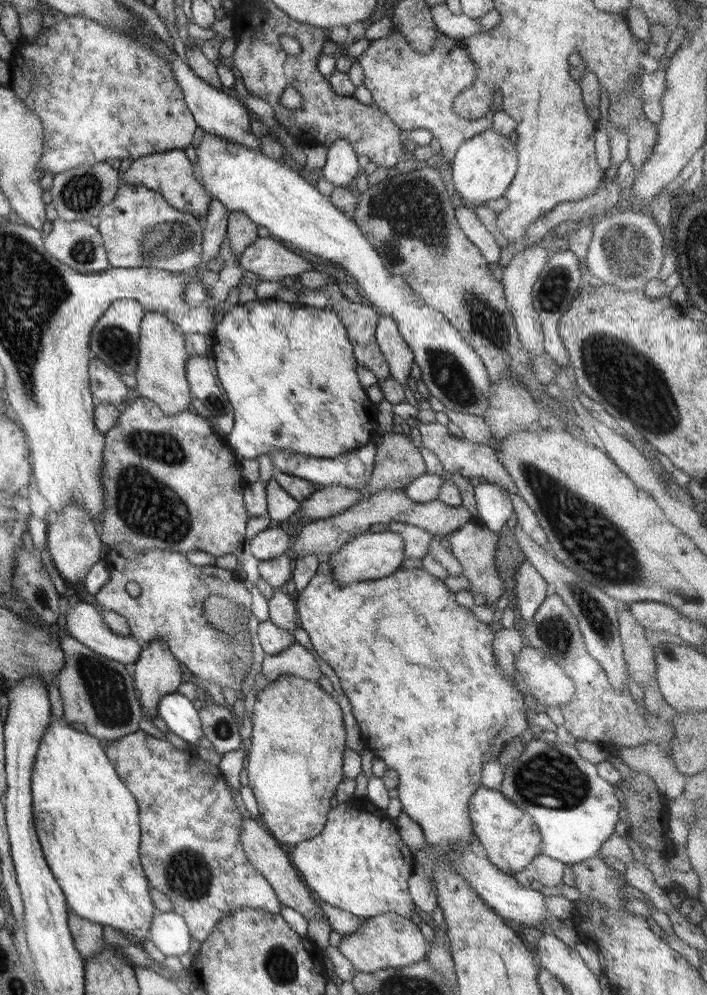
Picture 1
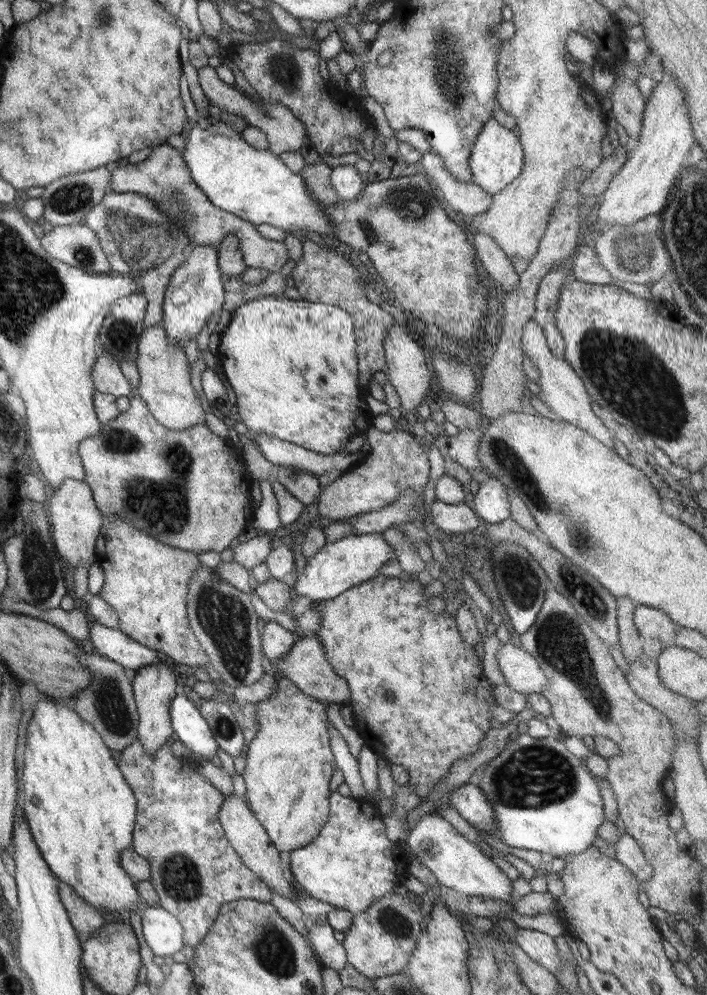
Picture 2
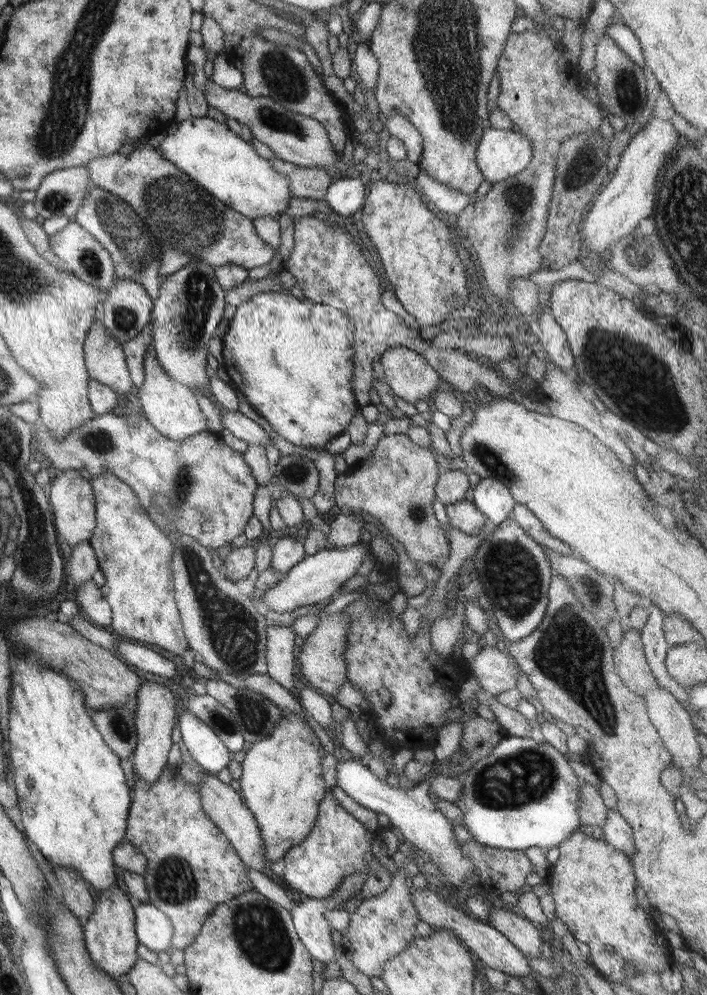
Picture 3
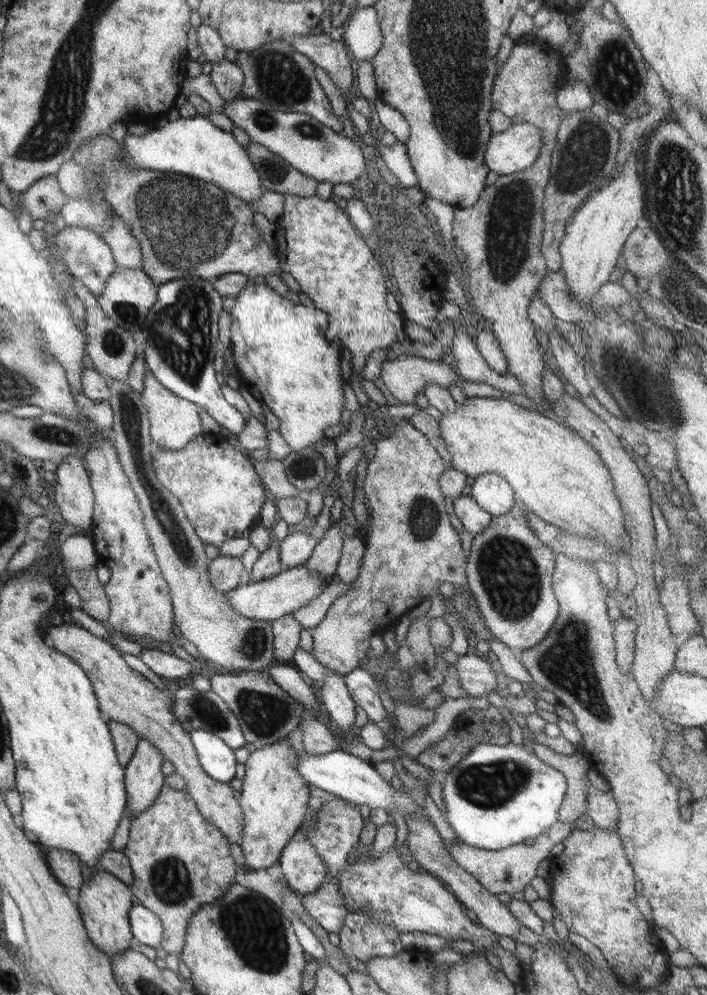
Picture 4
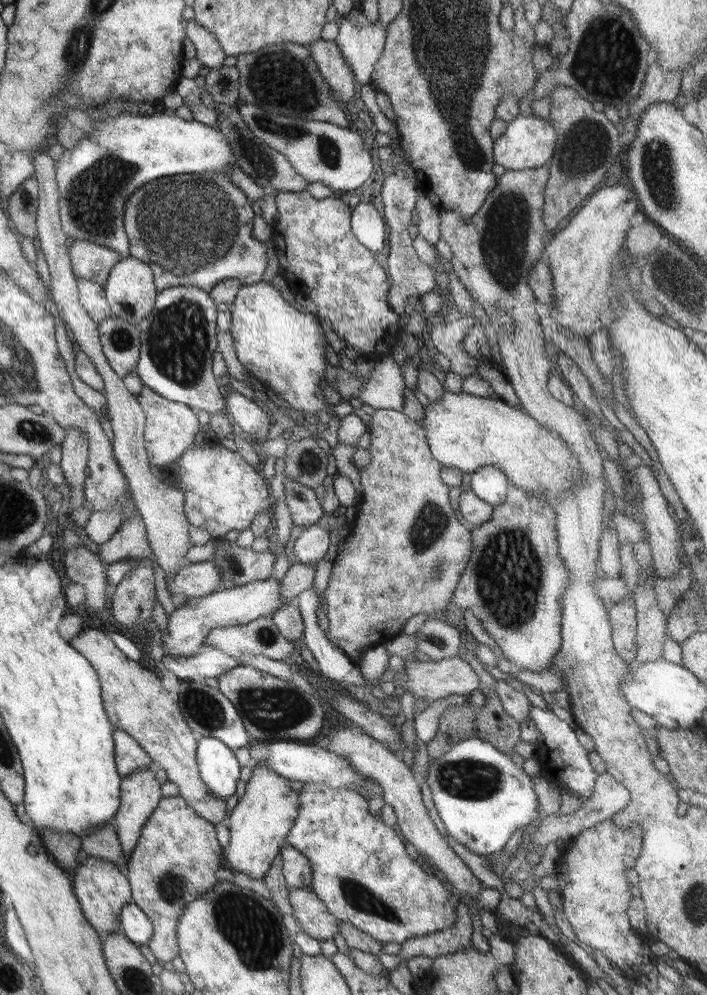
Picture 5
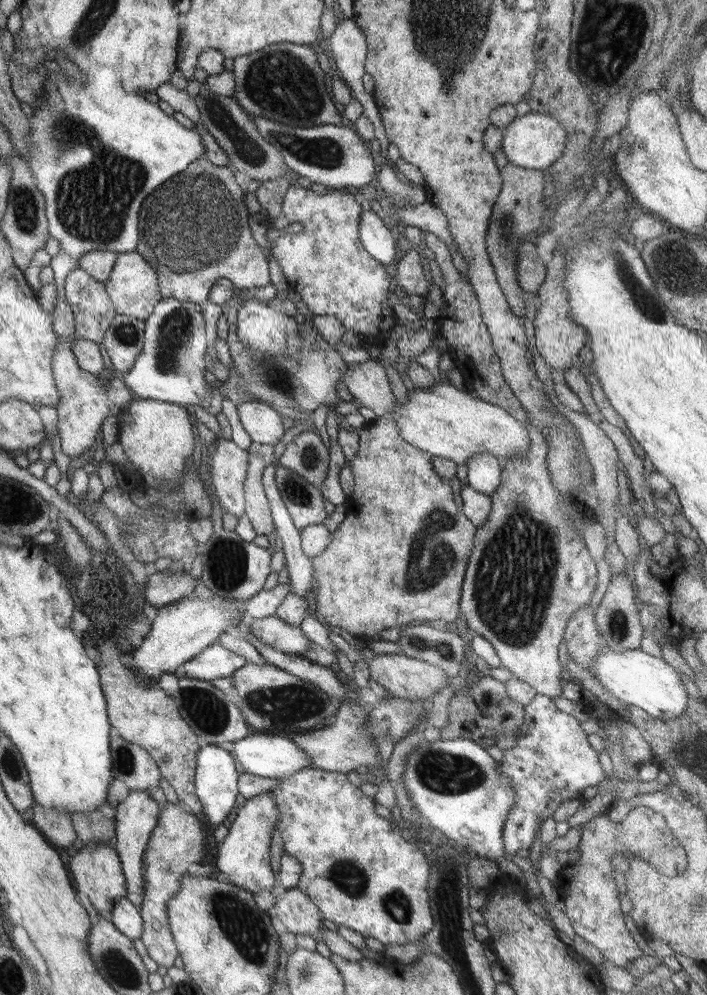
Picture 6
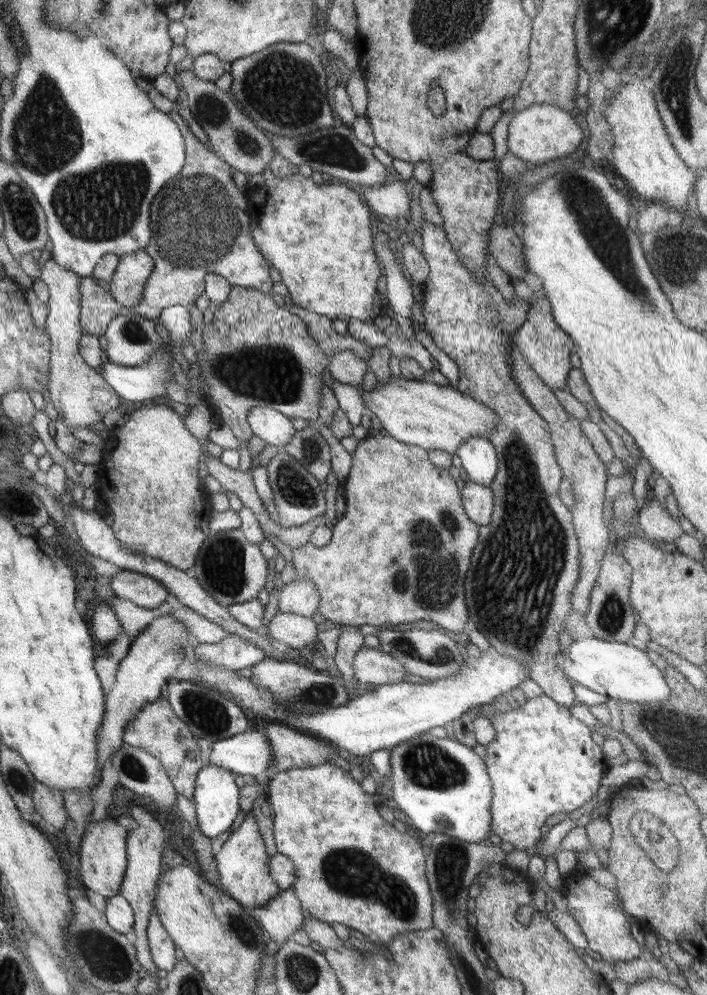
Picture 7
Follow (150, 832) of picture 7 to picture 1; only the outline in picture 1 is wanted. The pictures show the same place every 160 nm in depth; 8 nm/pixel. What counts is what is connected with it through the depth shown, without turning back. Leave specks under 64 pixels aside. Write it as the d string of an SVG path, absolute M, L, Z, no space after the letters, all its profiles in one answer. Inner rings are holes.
M153 639L141 647L137 660L131 664L134 688L139 691L138 701L151 716L157 716L157 701L161 695L177 692L181 684L181 670L178 660L171 654L161 639Z

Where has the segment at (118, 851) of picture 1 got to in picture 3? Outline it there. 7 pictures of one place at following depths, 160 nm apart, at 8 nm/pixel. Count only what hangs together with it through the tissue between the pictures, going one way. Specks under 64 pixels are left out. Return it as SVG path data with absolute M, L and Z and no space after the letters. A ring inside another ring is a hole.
M25 653L23 656L17 656L14 662L11 662L10 672L10 697L9 697L9 720L8 720L8 740L10 763L13 767L12 782L16 790L16 797L18 807L20 810L20 821L25 830L27 839L38 847L42 856L47 860L51 866L65 866L74 868L81 878L90 884L91 888L95 890L107 890L116 885L115 869L113 869L114 862L112 861L112 850L117 843L124 840L124 834L127 828L127 817L130 809L131 791L125 783L125 772L119 765L119 757L111 751L105 742L99 736L97 729L94 727L93 721L90 717L91 710L88 710L83 704L82 694L79 692L79 687L68 679L68 676L56 671L56 668L47 668L44 664L35 664L25 662Z

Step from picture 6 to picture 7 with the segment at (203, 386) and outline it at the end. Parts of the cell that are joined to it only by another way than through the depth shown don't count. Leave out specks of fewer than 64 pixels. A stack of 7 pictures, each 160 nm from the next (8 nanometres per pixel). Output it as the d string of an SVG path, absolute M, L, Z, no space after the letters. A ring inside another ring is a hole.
M173 305L163 308L158 316L161 326L169 335L168 346L181 348L191 338L191 318L187 307ZM163 344L161 350L153 353L143 364L126 367L108 362L98 370L119 398L140 405L166 395L167 382L174 380L168 367L170 358L171 347Z

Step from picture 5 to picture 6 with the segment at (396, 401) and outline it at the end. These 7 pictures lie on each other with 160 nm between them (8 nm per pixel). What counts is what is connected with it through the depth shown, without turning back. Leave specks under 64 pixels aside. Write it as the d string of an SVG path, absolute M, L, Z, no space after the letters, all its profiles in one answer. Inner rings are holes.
M369 360L348 367L341 381L349 394L372 410L375 417L389 413L396 404L385 369L379 362Z

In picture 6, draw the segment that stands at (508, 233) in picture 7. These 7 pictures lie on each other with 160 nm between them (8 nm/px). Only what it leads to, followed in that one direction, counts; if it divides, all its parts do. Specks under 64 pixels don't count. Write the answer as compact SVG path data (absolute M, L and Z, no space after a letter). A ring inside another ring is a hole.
M533 240L524 242L518 248L515 272L517 272L518 285L526 293L536 293L541 283L545 281L546 266L537 255Z

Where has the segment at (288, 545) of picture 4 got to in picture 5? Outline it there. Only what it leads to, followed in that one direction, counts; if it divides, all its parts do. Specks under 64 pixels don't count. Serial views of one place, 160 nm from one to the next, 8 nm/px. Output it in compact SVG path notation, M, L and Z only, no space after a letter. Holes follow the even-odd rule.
M316 524L305 526L293 544L296 563L315 563L325 556L329 548L328 533Z

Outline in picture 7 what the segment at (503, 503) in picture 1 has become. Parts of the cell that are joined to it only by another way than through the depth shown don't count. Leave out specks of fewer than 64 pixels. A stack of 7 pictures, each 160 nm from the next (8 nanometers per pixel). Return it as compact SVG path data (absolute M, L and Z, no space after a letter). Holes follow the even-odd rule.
M470 436L459 445L456 455L469 481L490 487L497 473L497 460L493 445L484 436Z

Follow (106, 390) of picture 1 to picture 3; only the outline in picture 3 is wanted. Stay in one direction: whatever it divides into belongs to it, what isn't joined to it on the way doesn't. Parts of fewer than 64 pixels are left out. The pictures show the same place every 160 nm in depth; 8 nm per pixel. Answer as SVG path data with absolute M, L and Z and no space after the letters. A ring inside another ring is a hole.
M99 315L98 317L95 317L92 327L85 337L83 352L84 365L90 380L96 380L97 382L104 384L107 388L116 392L116 394L125 394L132 389L133 384L130 381L121 344L118 344L116 340L113 340L112 336L109 336L109 333L99 321Z

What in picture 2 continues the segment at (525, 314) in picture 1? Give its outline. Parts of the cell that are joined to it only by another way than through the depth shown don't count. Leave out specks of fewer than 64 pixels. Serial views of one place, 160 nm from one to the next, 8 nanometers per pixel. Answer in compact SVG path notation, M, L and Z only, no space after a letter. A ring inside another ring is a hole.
M531 316L523 325L520 334L520 345L522 354L528 356L539 371L540 391L536 395L555 415L562 418L565 422L575 425L577 428L585 430L587 434L602 442L607 448L613 448L611 435L613 433L609 427L605 427L600 420L595 418L589 407L590 396L586 393L581 379L574 373L574 370L561 358L555 358L546 345L546 338L542 328L535 322Z

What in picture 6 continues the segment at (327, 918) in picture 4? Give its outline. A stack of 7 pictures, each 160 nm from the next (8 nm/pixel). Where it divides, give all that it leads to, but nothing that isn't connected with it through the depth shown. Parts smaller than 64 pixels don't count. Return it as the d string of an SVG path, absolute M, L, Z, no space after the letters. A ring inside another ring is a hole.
M297 887L278 891L274 905L267 910L293 934L307 934L320 940L325 927L321 923L324 916L317 905Z

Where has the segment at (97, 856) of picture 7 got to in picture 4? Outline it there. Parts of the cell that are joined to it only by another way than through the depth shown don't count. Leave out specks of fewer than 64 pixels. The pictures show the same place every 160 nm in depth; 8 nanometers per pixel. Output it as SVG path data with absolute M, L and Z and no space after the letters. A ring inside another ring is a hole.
M99 868L93 873L89 882L85 881L79 889L76 905L89 941L107 958L121 955L125 949L129 949L132 938L127 920L129 909L134 905L130 888L112 874Z

